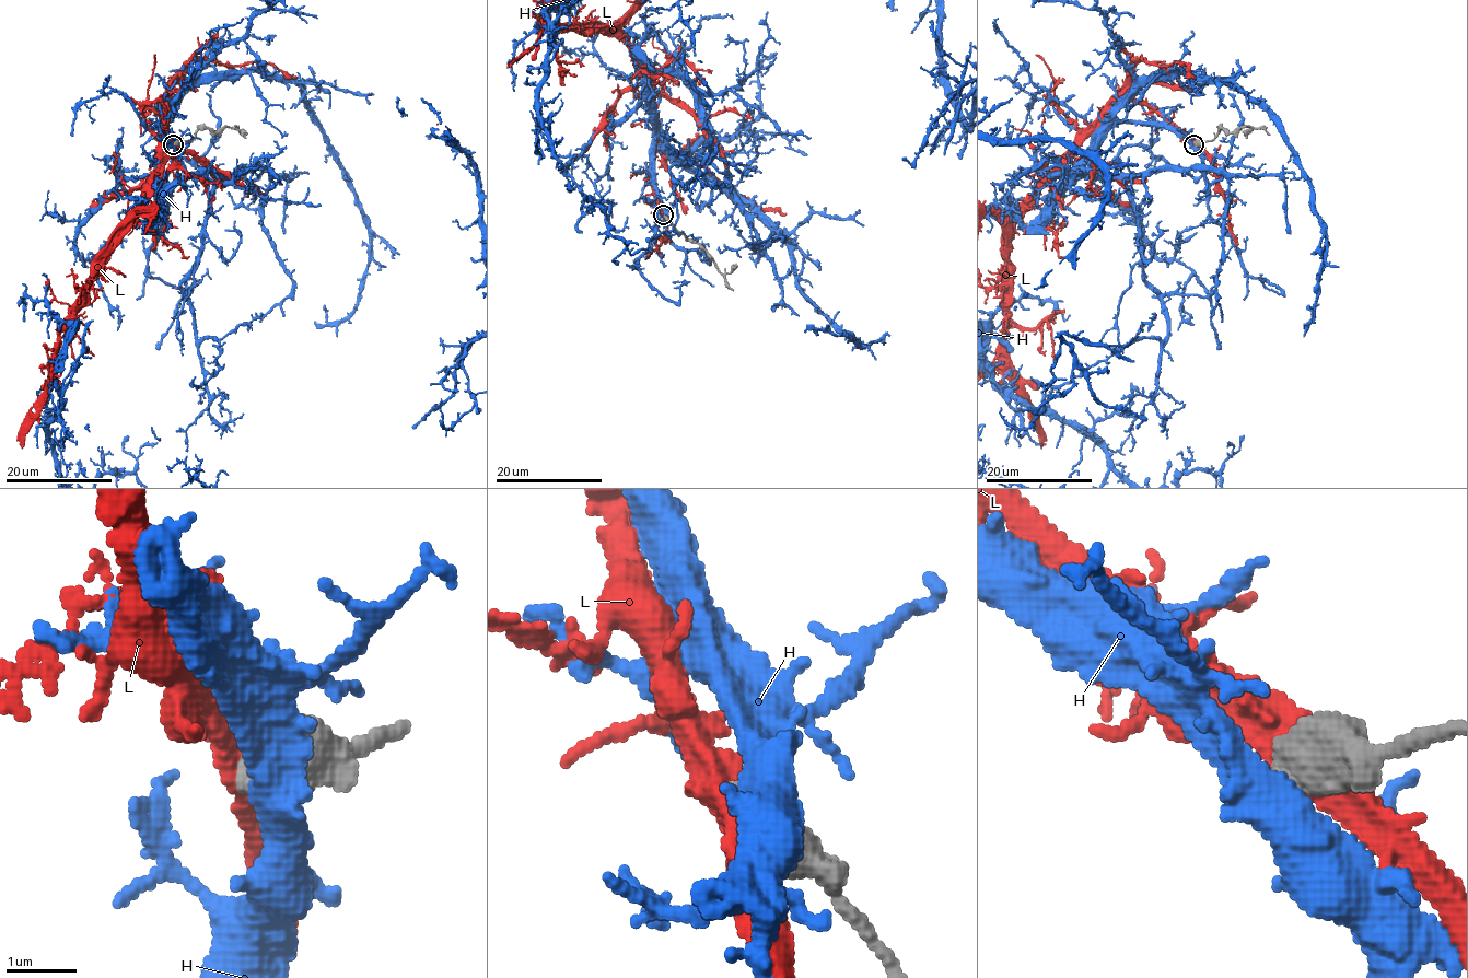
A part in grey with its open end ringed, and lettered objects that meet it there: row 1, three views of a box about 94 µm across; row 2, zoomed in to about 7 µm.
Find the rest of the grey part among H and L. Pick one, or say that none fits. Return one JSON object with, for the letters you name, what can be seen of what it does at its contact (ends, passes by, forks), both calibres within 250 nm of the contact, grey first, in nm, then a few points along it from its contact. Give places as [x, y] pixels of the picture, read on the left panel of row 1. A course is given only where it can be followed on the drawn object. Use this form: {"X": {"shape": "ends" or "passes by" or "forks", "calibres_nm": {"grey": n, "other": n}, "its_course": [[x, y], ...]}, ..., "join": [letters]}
{"join": []}

